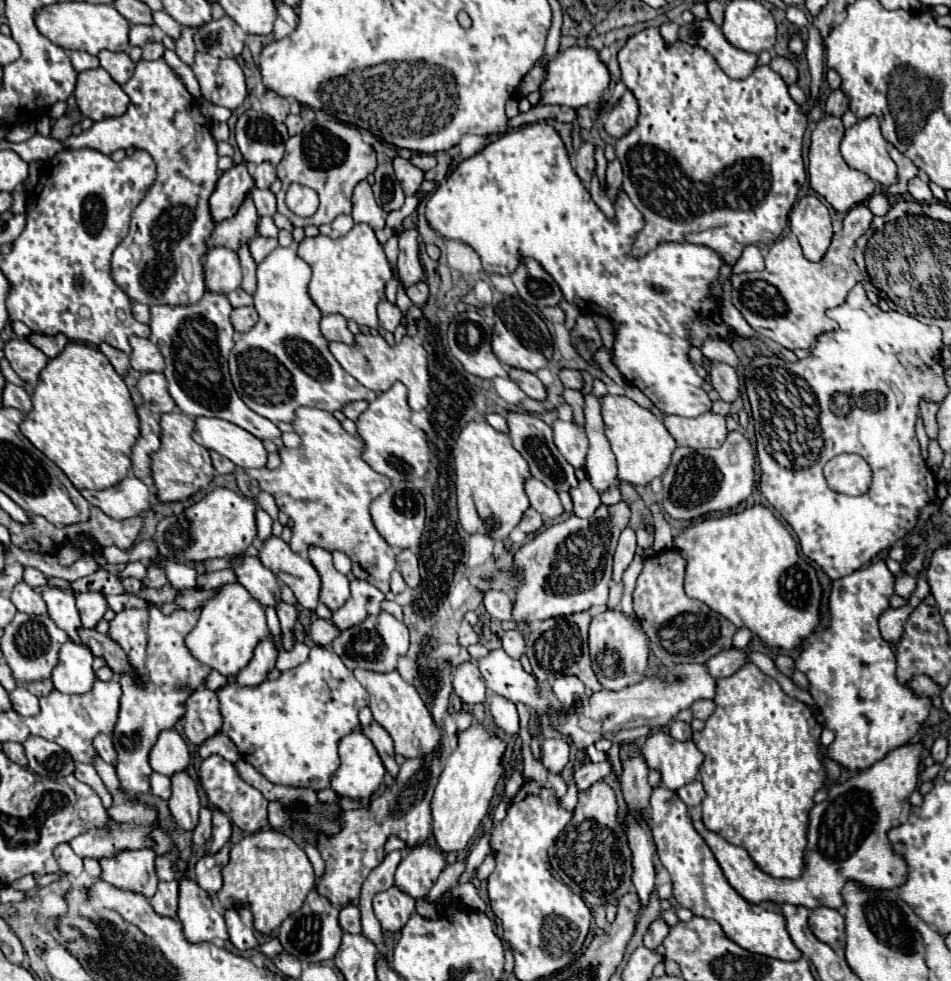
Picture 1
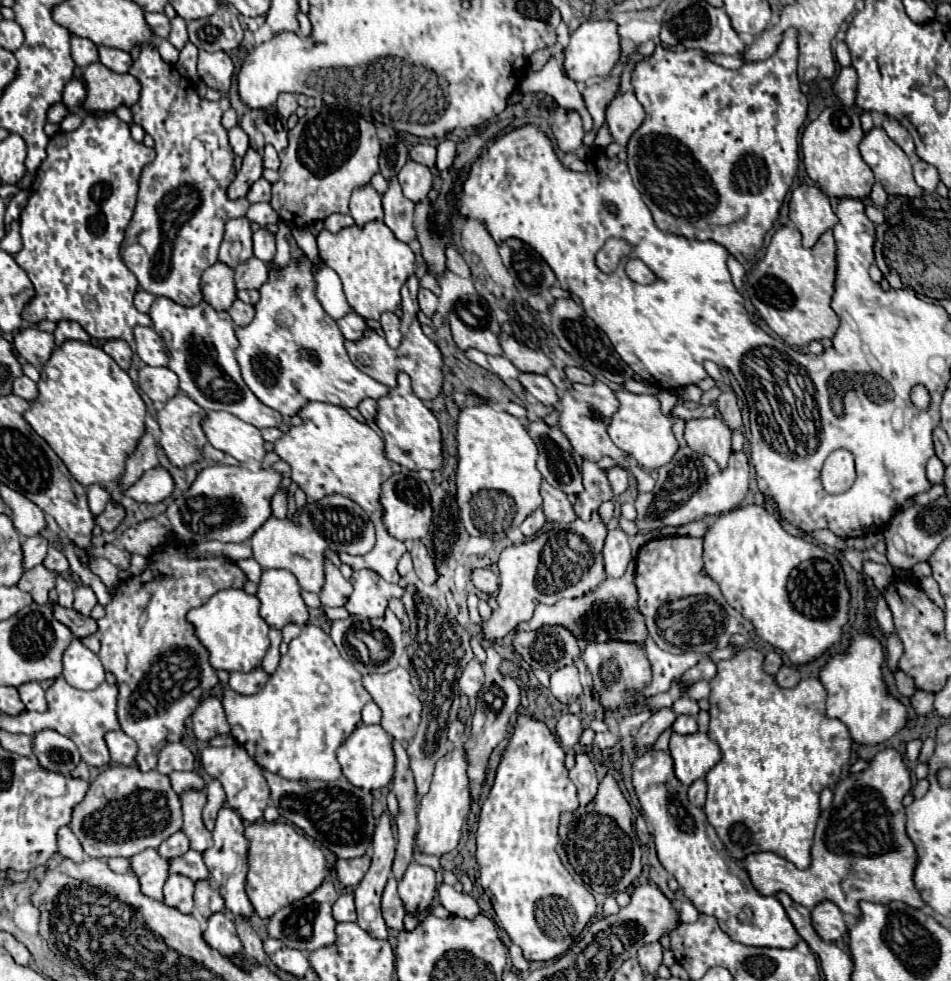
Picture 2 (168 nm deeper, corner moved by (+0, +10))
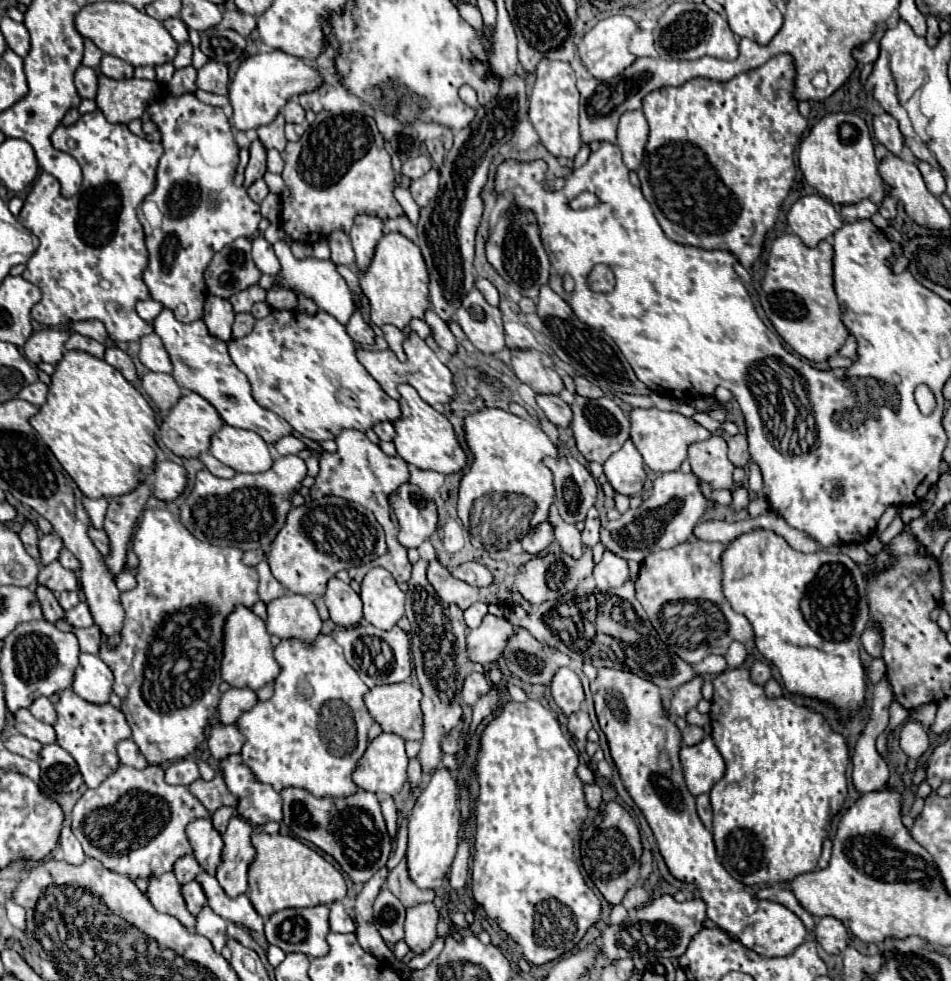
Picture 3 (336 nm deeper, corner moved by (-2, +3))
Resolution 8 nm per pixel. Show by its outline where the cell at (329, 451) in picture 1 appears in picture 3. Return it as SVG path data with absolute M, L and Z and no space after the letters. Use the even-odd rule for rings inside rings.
M341 430L339 436L335 438L337 442L337 450L331 454L331 452L325 452L321 450L317 456L319 456L319 474L315 478L315 486L311 488L311 498L319 498L319 496L343 496L345 500L349 502L357 502L361 506L365 506L367 510L371 510L377 518L377 522L383 526L385 530L385 536L387 536L387 544L389 544L389 550L387 554L383 554L381 558L373 560L371 564L365 564L365 566L357 566L357 568L351 568L351 578L361 582L363 576L375 568L375 566L383 566L385 570L391 572L391 576L401 584L401 582L407 582L409 576L411 576L411 562L407 560L407 548L403 548L399 542L397 542L397 528L393 526L391 522L391 512L389 512L389 494L393 490L397 490L401 484L405 484L409 480L409 470L407 470L407 462L403 462L403 458L399 456L387 456L377 444L373 444L363 432L359 430Z

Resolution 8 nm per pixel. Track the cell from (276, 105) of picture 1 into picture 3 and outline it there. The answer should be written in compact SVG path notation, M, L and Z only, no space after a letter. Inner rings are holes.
M289 100L289 102L283 106L281 114L285 116L287 122L293 122L293 124L303 124L303 122L305 122L305 112L303 112L303 108L299 106L299 102L295 102L295 100Z

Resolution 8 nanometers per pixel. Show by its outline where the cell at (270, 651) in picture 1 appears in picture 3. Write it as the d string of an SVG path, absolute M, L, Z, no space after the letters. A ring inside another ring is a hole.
M229 688L223 696L221 696L221 704L219 704L219 720L233 724L239 714L251 710L251 706L255 706L259 702L257 694L249 688Z

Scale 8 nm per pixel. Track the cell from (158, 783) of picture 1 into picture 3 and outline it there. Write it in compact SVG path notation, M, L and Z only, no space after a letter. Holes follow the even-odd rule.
M215 774L211 782L195 780L189 786L189 792L207 808L209 814L213 814L221 806L235 806L235 796L227 790L221 774Z

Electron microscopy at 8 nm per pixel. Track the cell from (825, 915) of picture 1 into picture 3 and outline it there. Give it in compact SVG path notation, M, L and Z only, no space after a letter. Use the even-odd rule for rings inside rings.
M823 916L823 918L819 918L813 932L815 932L817 942L823 946L823 950L825 950L827 954L839 954L839 952L843 952L843 950L847 948L847 940L849 940L847 930L845 930L845 926L843 926L837 918L833 918L833 916Z

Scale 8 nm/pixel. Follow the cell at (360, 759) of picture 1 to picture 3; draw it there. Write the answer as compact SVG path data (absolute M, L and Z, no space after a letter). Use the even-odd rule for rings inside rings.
M379 734L367 744L365 754L353 770L353 782L361 790L375 794L397 794L407 782L407 754L405 740L397 734Z

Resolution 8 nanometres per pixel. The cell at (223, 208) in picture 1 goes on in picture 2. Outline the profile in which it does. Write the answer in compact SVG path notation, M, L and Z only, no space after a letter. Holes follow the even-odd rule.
M249 147L247 155L245 155L245 159L243 159L241 171L237 173L235 181L233 181L233 183L229 185L229 189L227 189L229 197L231 197L231 199L245 197L247 191L249 191L249 187L261 177L261 173L263 173L263 159L261 159L261 155L259 155L255 149Z

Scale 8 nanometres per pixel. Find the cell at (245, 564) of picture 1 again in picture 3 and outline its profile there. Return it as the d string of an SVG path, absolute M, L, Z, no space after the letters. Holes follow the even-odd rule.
M285 594L267 604L267 632L279 638L303 638L311 642L321 632L321 618L307 596Z

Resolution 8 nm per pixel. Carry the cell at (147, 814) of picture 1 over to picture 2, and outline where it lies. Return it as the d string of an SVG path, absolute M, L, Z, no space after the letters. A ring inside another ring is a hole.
M111 765L91 783L85 799L77 803L69 823L89 857L133 857L147 847L157 849L169 835L181 831L181 801L167 775L141 771L137 765ZM139 789L139 799L125 799Z

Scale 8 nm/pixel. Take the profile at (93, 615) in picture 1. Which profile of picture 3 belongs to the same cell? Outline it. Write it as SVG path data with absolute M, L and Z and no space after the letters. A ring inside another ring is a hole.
M79 602L75 608L67 610L67 622L75 628L87 628L93 624L93 616L85 602Z

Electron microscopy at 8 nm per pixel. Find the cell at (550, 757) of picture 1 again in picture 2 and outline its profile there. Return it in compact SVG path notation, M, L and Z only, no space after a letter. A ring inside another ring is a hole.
M565 713L559 723L557 723L557 739L563 747L573 747L575 743L579 743L579 737L583 733L583 725L581 719L573 713Z

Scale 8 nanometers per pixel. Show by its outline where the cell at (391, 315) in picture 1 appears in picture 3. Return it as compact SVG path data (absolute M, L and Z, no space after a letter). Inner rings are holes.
M385 324L381 330L383 330L383 336L385 336L389 348L395 352L395 356L397 356L401 362L405 362L405 360L407 360L407 356L405 356L405 352L403 352L405 334L403 334L397 326L391 326L391 324Z

